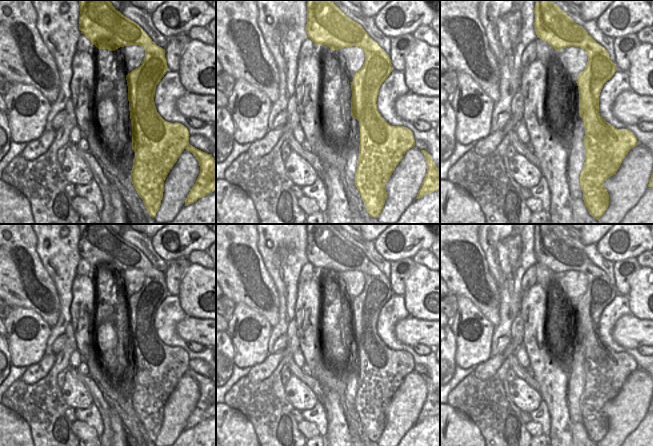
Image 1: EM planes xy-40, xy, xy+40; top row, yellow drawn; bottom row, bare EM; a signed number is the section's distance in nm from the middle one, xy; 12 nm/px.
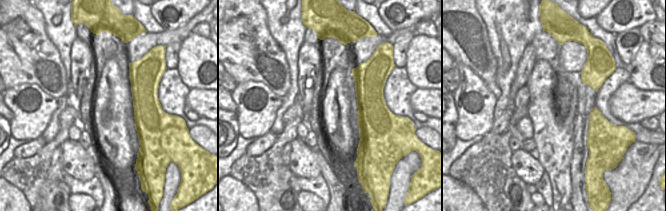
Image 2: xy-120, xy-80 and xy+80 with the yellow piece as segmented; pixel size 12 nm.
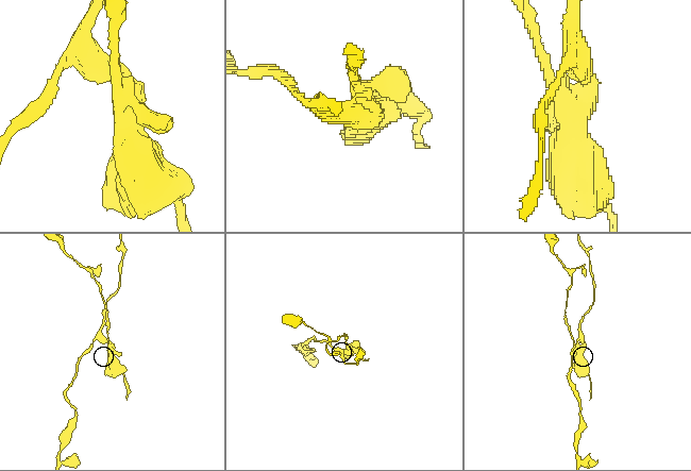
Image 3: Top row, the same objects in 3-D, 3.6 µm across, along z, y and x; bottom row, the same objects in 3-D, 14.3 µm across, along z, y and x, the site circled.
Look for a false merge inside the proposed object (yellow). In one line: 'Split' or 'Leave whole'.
Split

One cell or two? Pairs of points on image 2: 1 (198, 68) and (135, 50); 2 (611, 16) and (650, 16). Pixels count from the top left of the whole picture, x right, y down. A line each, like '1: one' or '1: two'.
1: two
2: one

